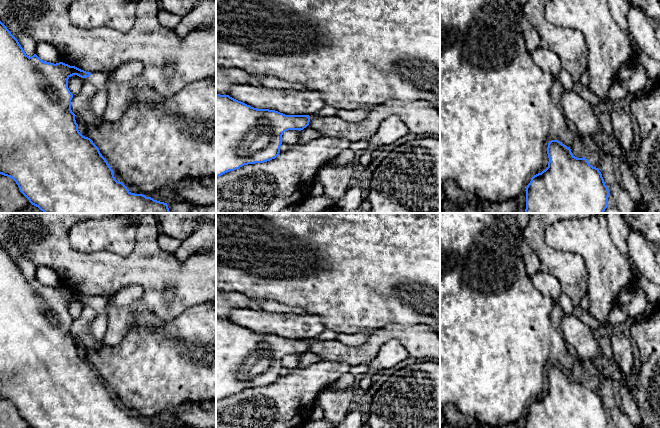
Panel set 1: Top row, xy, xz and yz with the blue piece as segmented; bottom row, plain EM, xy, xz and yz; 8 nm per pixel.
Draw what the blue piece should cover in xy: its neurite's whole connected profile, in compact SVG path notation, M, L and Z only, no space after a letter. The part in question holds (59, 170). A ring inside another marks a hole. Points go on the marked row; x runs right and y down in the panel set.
M0 21L0 174L12 178L18 185L20 192L29 202L44 213L170 213L167 203L154 200L143 194L131 193L122 182L118 182L114 177L113 170L100 153L99 148L90 138L83 136L79 132L78 124L75 120L76 115L71 110L73 94L68 88L68 79L73 75L92 83L97 91L104 89L108 78L106 72L86 72L63 62L56 64L45 62L36 54L29 57L18 40Z

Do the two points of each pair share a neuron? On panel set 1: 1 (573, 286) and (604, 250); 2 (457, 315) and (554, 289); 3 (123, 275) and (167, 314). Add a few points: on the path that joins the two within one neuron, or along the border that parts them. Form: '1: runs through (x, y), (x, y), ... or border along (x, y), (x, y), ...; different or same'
1: border along (571, 252), (584, 261), (586, 294); different
2: border along (530, 278), (543, 294), (556, 303); different
3: runs through (136, 275), (153, 291), (154, 301); same

